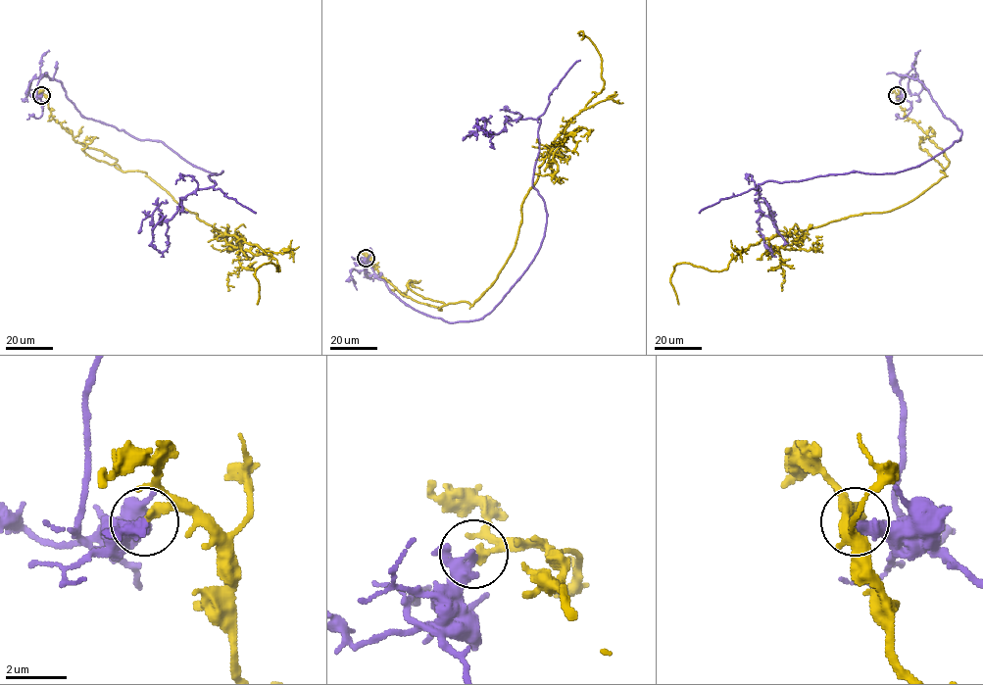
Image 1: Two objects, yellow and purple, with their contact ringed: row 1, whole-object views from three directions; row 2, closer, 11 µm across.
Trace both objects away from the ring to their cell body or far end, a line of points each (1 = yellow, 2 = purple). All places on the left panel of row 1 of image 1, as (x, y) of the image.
1: (41, 95), (77, 142), (276, 260), (279, 271), (256, 269), (257, 304)
2: (41, 95), (47, 75), (86, 118), (221, 171), (170, 220), (161, 215), (151, 244), (169, 245)

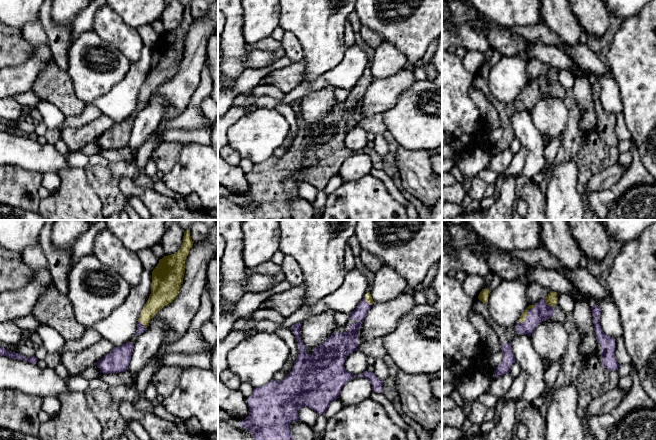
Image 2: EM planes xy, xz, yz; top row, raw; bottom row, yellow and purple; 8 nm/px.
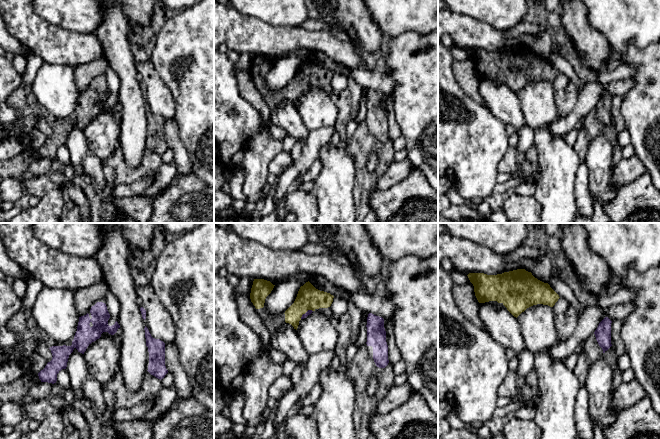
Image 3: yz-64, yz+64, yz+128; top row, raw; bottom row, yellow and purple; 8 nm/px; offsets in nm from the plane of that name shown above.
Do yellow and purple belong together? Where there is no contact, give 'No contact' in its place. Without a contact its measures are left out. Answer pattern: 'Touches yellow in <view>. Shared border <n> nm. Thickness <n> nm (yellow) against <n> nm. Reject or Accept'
Touches yellow in yz. Shared border 200 nm. Thickness 50 nm (yellow) against 150 nm. Reject

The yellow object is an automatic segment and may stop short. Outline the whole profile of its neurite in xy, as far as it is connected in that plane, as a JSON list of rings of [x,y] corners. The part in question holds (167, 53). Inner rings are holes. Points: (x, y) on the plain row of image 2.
[[[190,6],[185,7],[180,25],[160,35],[152,47],[151,70],[138,95],[145,104],[160,85],[177,73],[184,54],[185,36],[193,19]]]

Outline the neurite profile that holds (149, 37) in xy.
[[[151,24],[141,25],[137,28],[137,31],[144,46],[149,48],[152,48],[155,45],[160,36],[154,31]]]

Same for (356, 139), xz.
[[[355,126],[347,132],[344,143],[349,149],[359,151],[367,146],[367,132],[363,128]]]

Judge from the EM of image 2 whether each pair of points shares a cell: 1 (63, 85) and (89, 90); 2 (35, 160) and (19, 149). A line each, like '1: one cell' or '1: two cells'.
1: two cells
2: one cell

